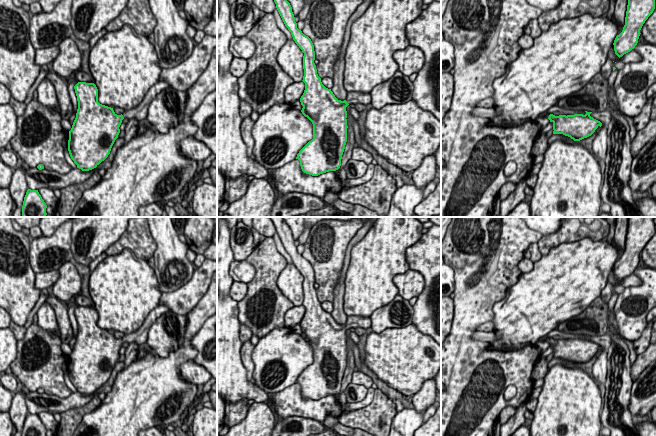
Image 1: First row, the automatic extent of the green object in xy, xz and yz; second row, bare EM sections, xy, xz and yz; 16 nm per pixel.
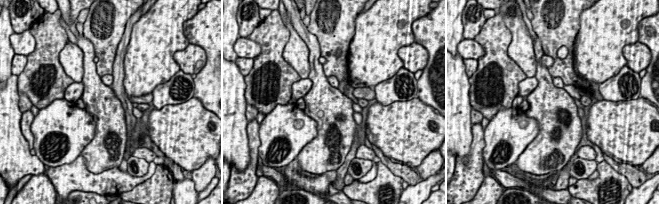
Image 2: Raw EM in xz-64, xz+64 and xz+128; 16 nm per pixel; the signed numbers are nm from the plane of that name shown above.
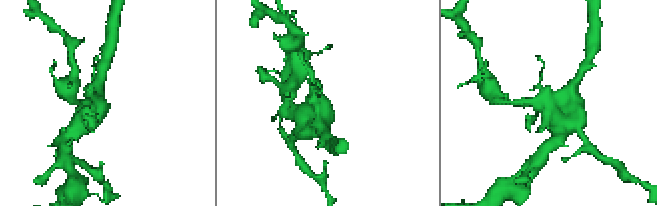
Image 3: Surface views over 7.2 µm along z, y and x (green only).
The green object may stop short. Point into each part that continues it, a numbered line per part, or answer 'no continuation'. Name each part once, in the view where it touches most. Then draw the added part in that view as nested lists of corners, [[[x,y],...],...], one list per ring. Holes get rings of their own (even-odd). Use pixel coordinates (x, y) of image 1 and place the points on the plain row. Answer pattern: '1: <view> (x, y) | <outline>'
1: xz (352, 321) | [[[349,316],[347,317],[346,325],[349,329],[357,327],[367,329],[371,327],[371,319],[369,317],[362,316]]]

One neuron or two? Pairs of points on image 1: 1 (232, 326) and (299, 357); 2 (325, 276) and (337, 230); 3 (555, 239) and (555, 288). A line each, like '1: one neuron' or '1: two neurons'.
1: two neurons
2: one neuron
3: two neurons

